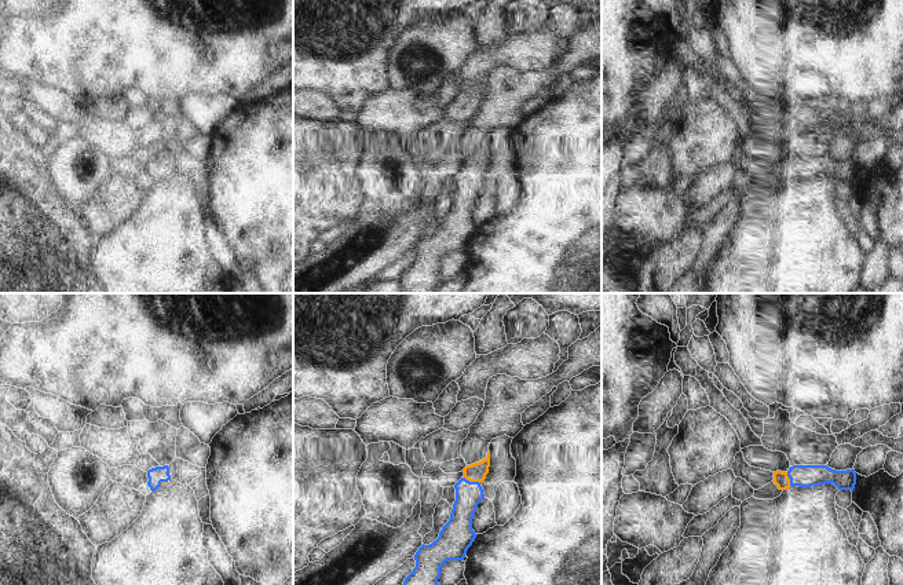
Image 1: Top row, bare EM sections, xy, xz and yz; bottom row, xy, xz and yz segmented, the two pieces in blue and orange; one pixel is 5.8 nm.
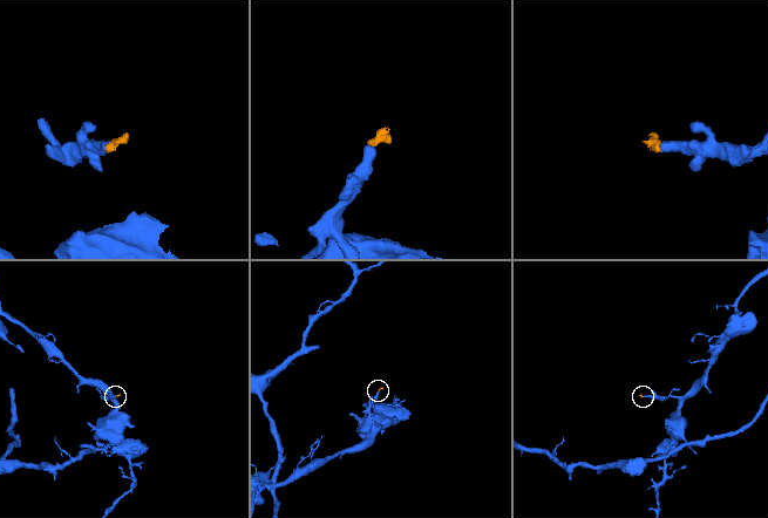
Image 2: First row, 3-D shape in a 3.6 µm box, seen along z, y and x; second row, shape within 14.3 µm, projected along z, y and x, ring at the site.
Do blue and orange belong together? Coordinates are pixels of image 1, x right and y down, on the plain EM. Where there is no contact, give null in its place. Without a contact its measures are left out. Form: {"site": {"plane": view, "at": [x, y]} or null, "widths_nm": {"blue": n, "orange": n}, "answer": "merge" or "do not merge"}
{"site": {"plane": "xz", "at": [472, 174]}, "widths_nm": {"blue": 160, "orange": 110}, "answer": "merge"}

